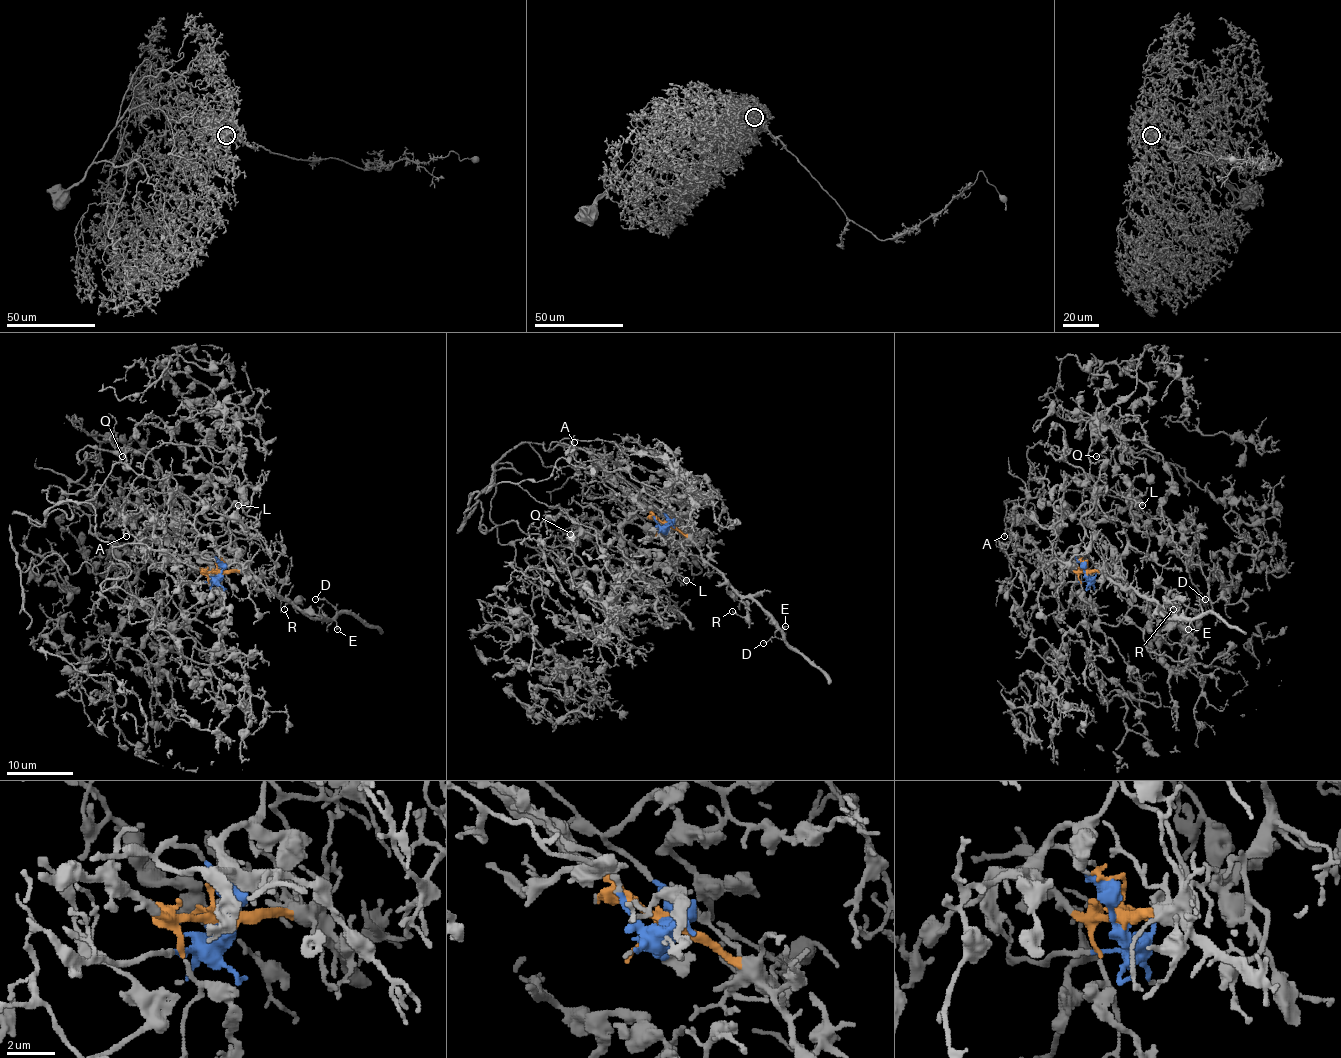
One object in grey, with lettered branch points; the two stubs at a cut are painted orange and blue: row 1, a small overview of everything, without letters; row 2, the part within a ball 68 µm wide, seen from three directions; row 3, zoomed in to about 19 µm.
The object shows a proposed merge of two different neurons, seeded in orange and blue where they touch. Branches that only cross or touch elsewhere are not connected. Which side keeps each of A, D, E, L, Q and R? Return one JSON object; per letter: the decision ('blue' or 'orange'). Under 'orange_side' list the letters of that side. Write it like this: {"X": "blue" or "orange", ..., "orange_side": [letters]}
{"A": "orange", "D": "orange", "E": "orange", "L": "blue", "Q": "blue", "R": "orange", "orange_side": ["A", "D", "E", "R"]}

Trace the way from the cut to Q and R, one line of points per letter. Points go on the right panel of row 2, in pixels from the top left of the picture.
Q: (1085, 572), (1052, 559), (1087, 535), (1119, 571), (1094, 529), (1132, 520), (1146, 473), (1122, 447), (1095, 457)
R: (1085, 572), (1102, 572), (1124, 589), (1134, 589), (1161, 604), (1176, 599), (1179, 602), (1172, 609)

